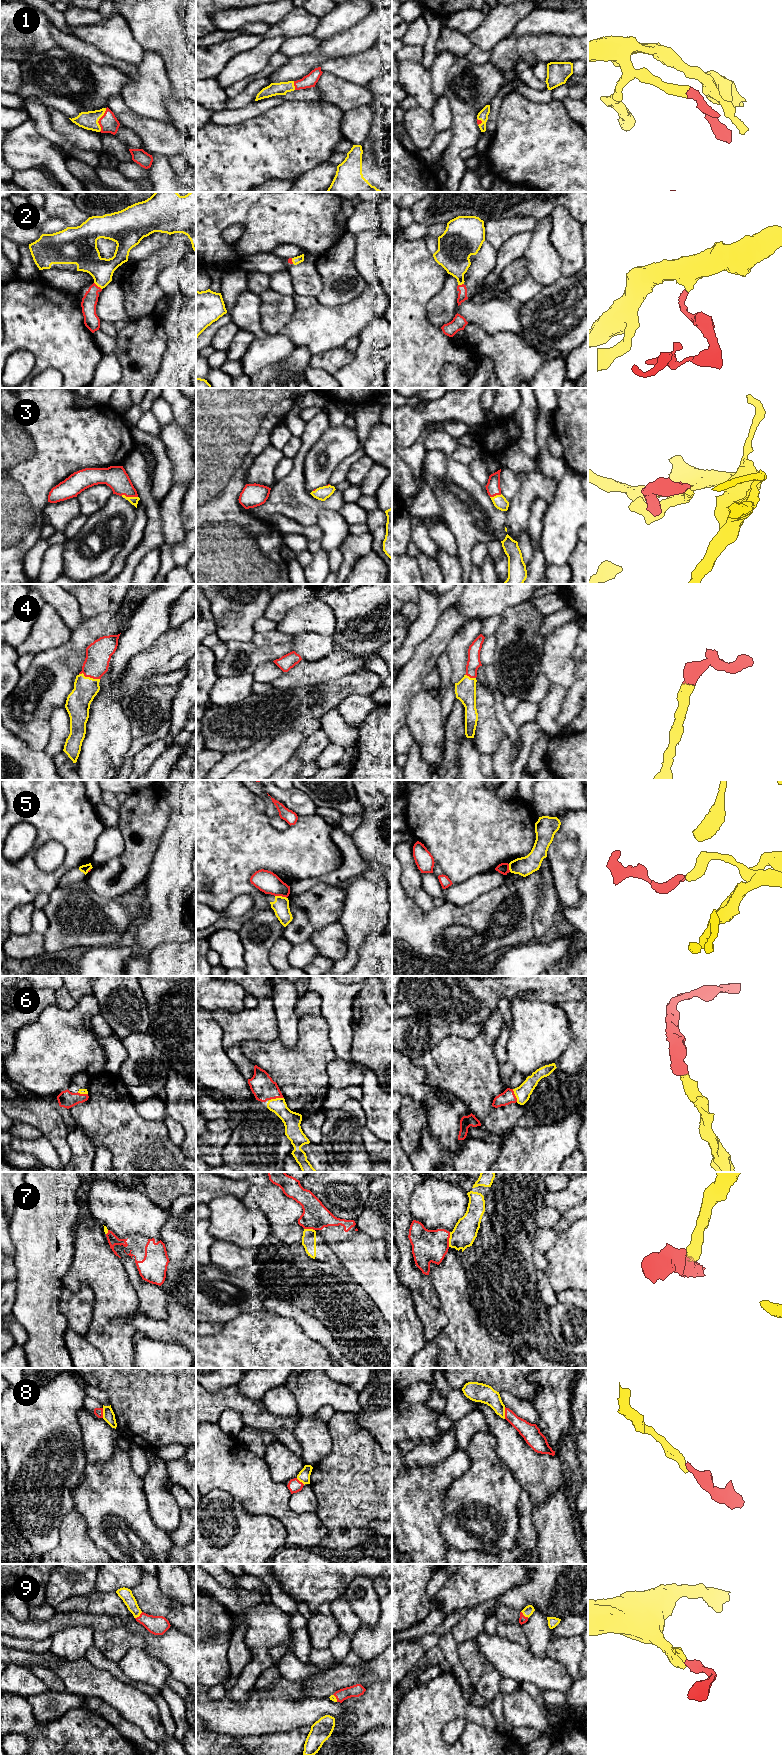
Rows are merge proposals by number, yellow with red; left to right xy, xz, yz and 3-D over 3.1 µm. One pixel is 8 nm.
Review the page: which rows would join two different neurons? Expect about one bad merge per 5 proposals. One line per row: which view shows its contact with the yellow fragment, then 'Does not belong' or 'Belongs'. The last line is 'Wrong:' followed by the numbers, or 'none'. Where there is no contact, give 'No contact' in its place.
1: Touches yellow in xy. Belongs
2: Touches yellow in xy. Belongs
3: Touches yellow in xy. Belongs
4: Touches yellow in xy. Belongs
5: Touches yellow in xz. Does not belong
6: Touches yellow in xz. Belongs
7: Touches yellow in yz. Does not belong
8: Touches yellow in yz. Does not belong
9: Touches yellow in xy. Belongs
Wrong: 5, 7, 8

